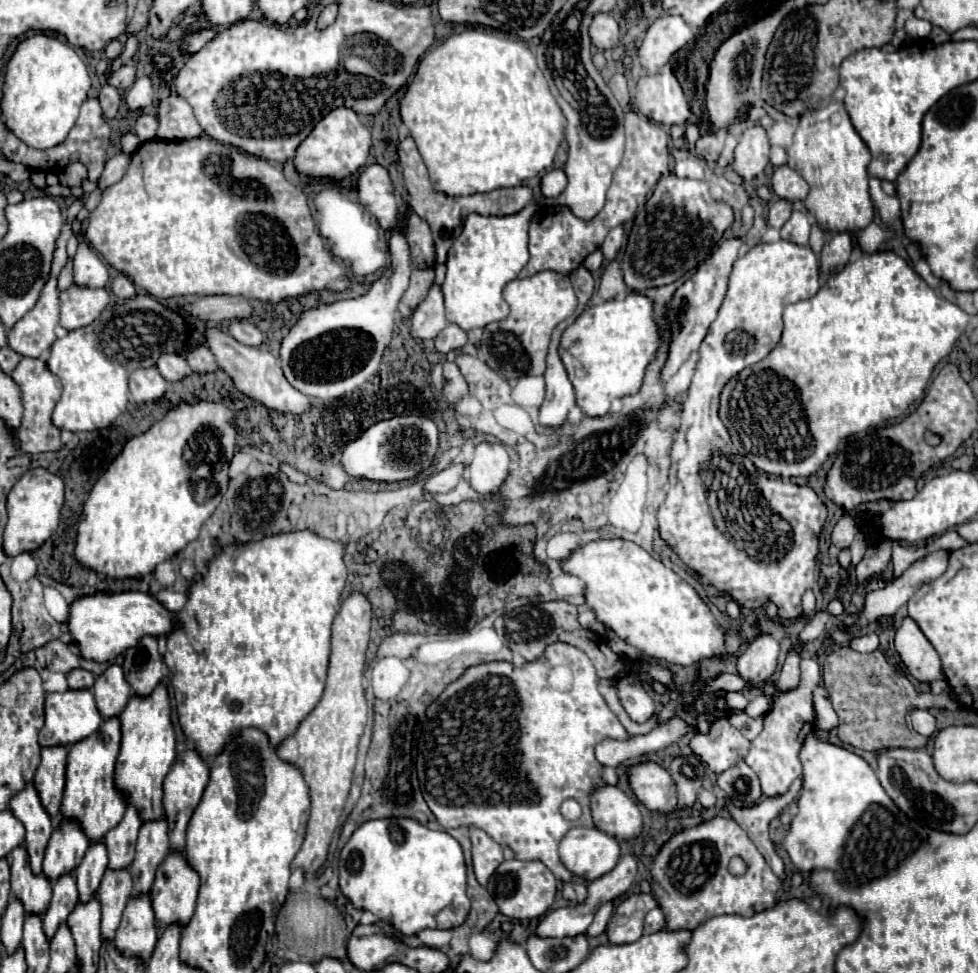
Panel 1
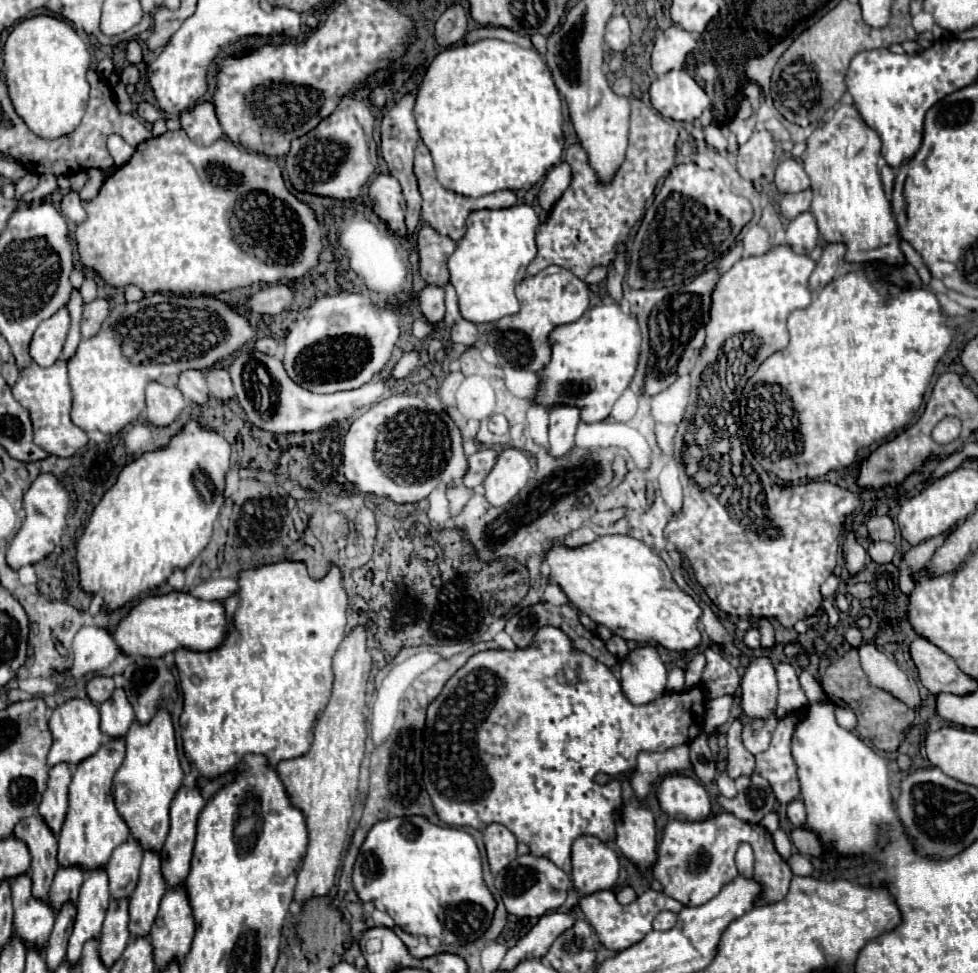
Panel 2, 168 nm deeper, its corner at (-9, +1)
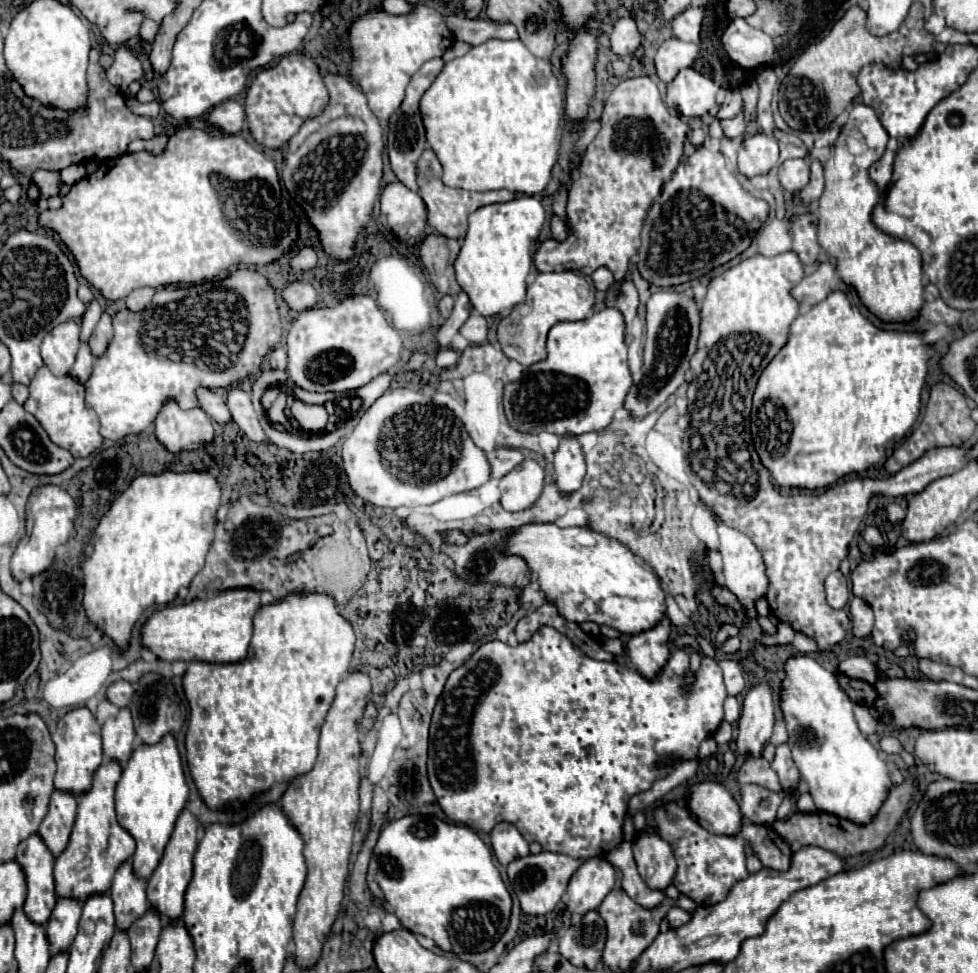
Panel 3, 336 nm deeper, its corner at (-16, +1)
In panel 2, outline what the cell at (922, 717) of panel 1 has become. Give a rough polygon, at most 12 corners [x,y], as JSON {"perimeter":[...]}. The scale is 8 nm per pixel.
{"perimeter":[[875,644],[859,648],[869,684],[913,710],[923,706],[917,684]]}

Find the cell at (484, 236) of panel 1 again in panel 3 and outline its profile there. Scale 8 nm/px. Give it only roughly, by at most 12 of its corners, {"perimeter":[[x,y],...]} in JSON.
{"perimeter":[[532,196],[468,218],[456,280],[482,316],[524,300],[544,224]]}

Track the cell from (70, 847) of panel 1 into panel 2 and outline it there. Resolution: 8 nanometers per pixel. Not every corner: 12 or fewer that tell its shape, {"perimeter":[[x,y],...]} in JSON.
{"perimeter":[[61,866],[49,892],[57,910],[75,902],[85,872],[79,866]]}

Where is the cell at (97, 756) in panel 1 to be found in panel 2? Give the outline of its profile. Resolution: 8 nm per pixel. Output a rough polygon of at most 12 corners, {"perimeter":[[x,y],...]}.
{"perimeter":[[125,740],[73,768],[59,866],[107,864],[131,838],[111,784]]}

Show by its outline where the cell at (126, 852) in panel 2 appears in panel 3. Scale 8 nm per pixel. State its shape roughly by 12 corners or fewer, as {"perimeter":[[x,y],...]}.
{"perimeter":[[124,862],[110,898],[118,930],[148,910],[146,880]]}

